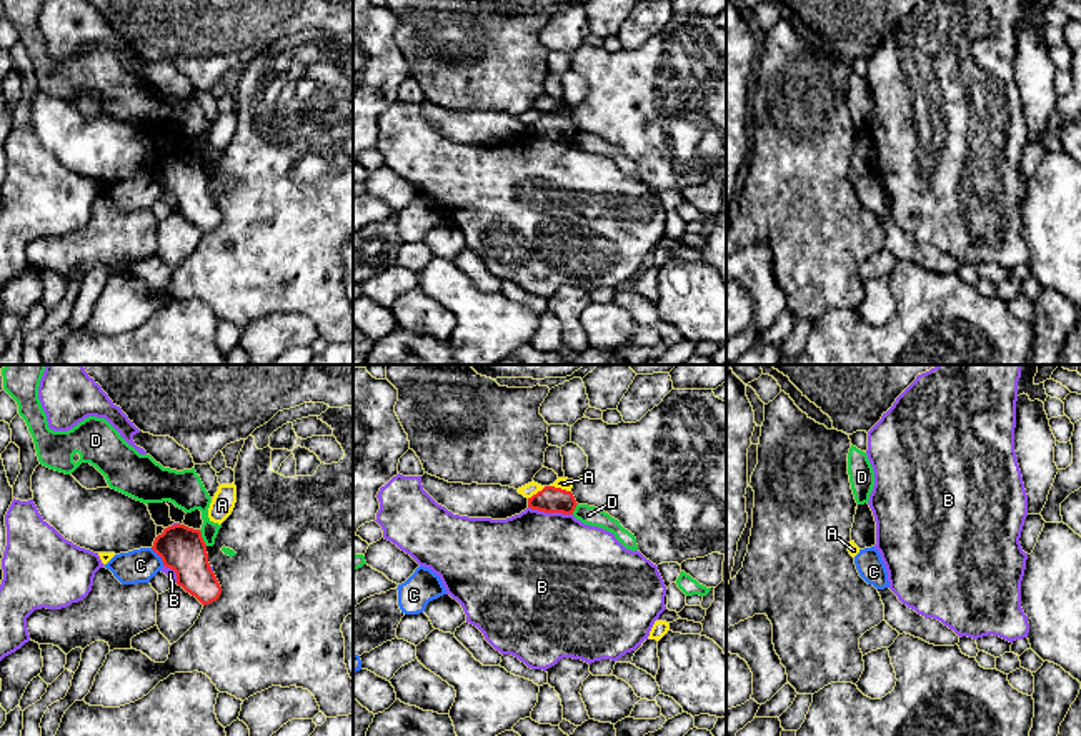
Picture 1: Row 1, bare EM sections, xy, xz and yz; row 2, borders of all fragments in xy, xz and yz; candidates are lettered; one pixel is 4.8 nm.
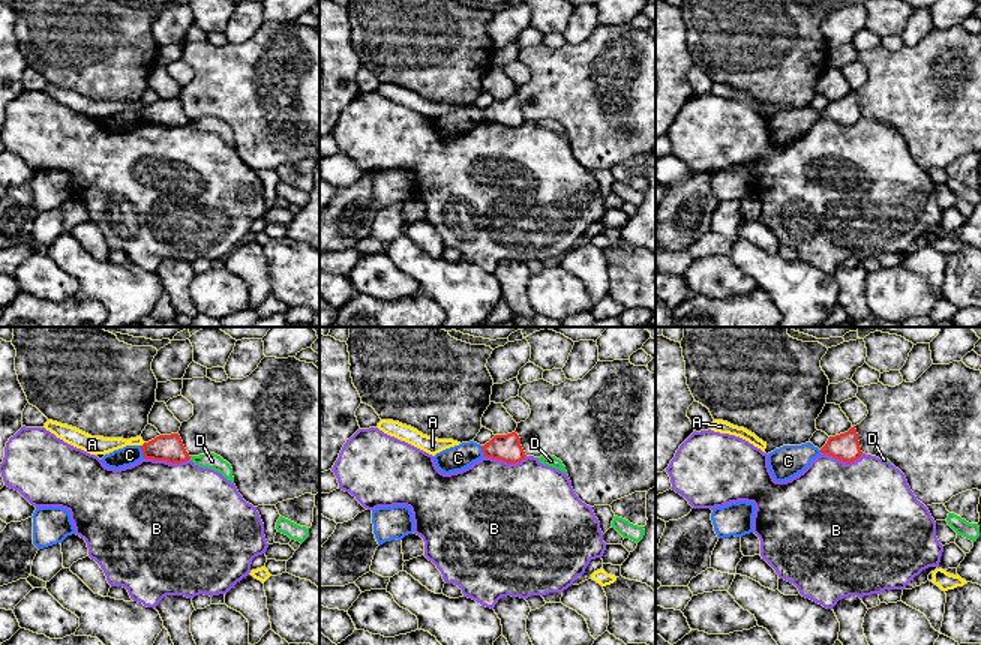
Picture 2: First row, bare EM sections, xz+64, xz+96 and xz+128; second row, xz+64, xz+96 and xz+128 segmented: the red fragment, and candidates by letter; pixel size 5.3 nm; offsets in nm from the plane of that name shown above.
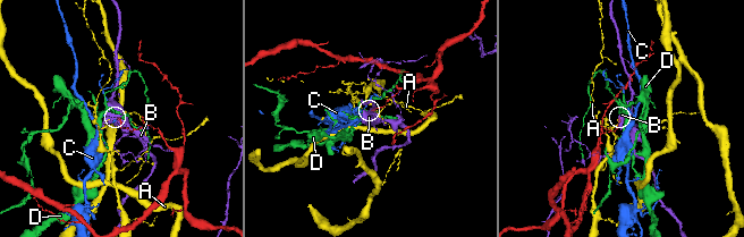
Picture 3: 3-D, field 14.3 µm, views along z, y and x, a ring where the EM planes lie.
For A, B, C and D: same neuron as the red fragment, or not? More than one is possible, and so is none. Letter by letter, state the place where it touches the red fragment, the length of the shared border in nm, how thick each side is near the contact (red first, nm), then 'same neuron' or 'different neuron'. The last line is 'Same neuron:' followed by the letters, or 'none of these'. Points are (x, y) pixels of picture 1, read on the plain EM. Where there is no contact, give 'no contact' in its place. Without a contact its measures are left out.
A: xz (560, 115) | 110 nm | 130/60 nm | different neuron
B: xz (550, 139) | 220 nm | 130/500 nm | different neuron
C: xy (159, 182) | 110 nm | 220/160 nm | different neuron
D: xy (202, 165) | 90 nm | 220/180 nm | different neuron
Same neuron: none of these

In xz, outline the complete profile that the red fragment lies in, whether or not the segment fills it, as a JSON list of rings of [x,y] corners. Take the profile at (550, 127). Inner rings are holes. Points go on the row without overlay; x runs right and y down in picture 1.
[[[545,113],[541,118],[528,125],[528,135],[545,140],[573,142],[576,127],[571,118]]]

